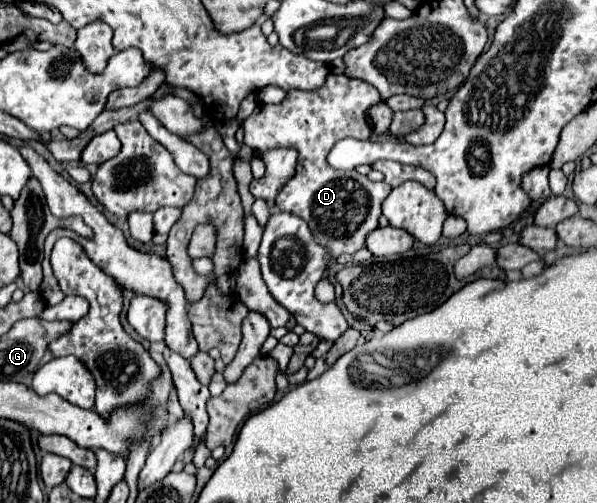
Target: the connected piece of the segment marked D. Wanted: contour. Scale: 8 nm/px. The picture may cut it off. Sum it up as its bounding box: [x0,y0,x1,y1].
[243,73,391,257]

